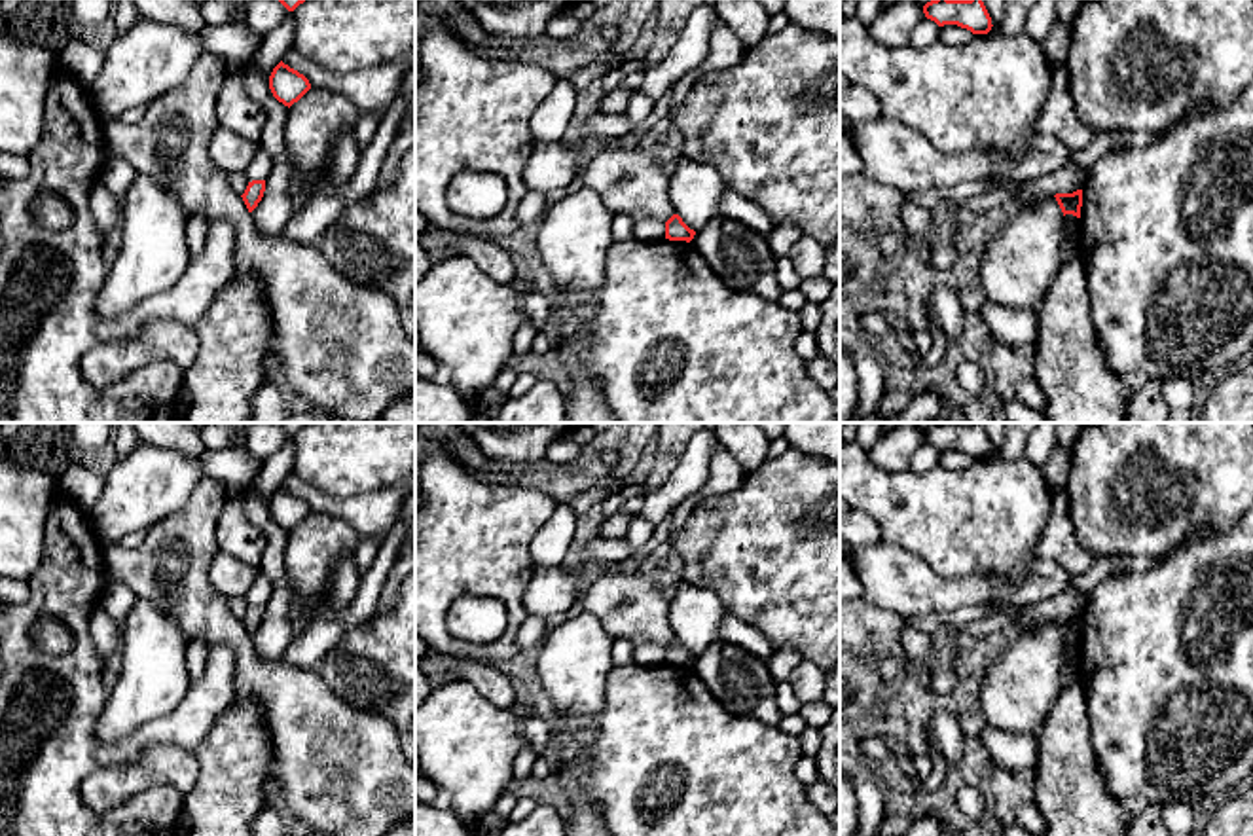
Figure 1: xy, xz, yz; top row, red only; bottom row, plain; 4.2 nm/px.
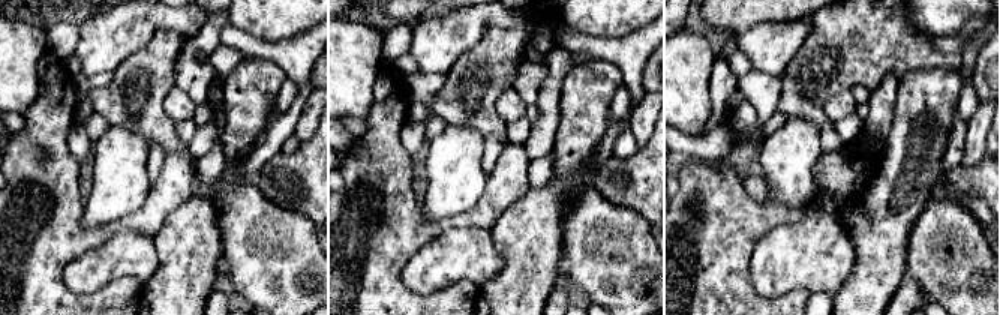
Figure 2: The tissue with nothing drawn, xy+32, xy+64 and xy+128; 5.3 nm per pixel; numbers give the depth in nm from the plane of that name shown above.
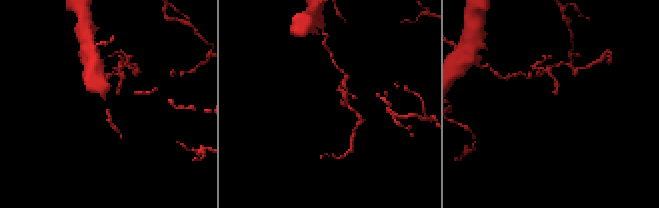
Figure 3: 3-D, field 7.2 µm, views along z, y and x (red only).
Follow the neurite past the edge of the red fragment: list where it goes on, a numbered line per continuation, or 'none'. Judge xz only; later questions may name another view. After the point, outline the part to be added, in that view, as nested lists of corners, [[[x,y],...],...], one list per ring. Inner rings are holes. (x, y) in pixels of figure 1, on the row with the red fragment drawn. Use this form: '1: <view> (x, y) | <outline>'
none

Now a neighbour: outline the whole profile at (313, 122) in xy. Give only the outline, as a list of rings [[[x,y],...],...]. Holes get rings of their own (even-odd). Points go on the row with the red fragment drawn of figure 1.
[[[311,87],[288,110],[284,144],[292,165],[290,195],[296,210],[313,197],[315,178],[328,165],[334,138],[354,127],[360,110],[343,95]]]

